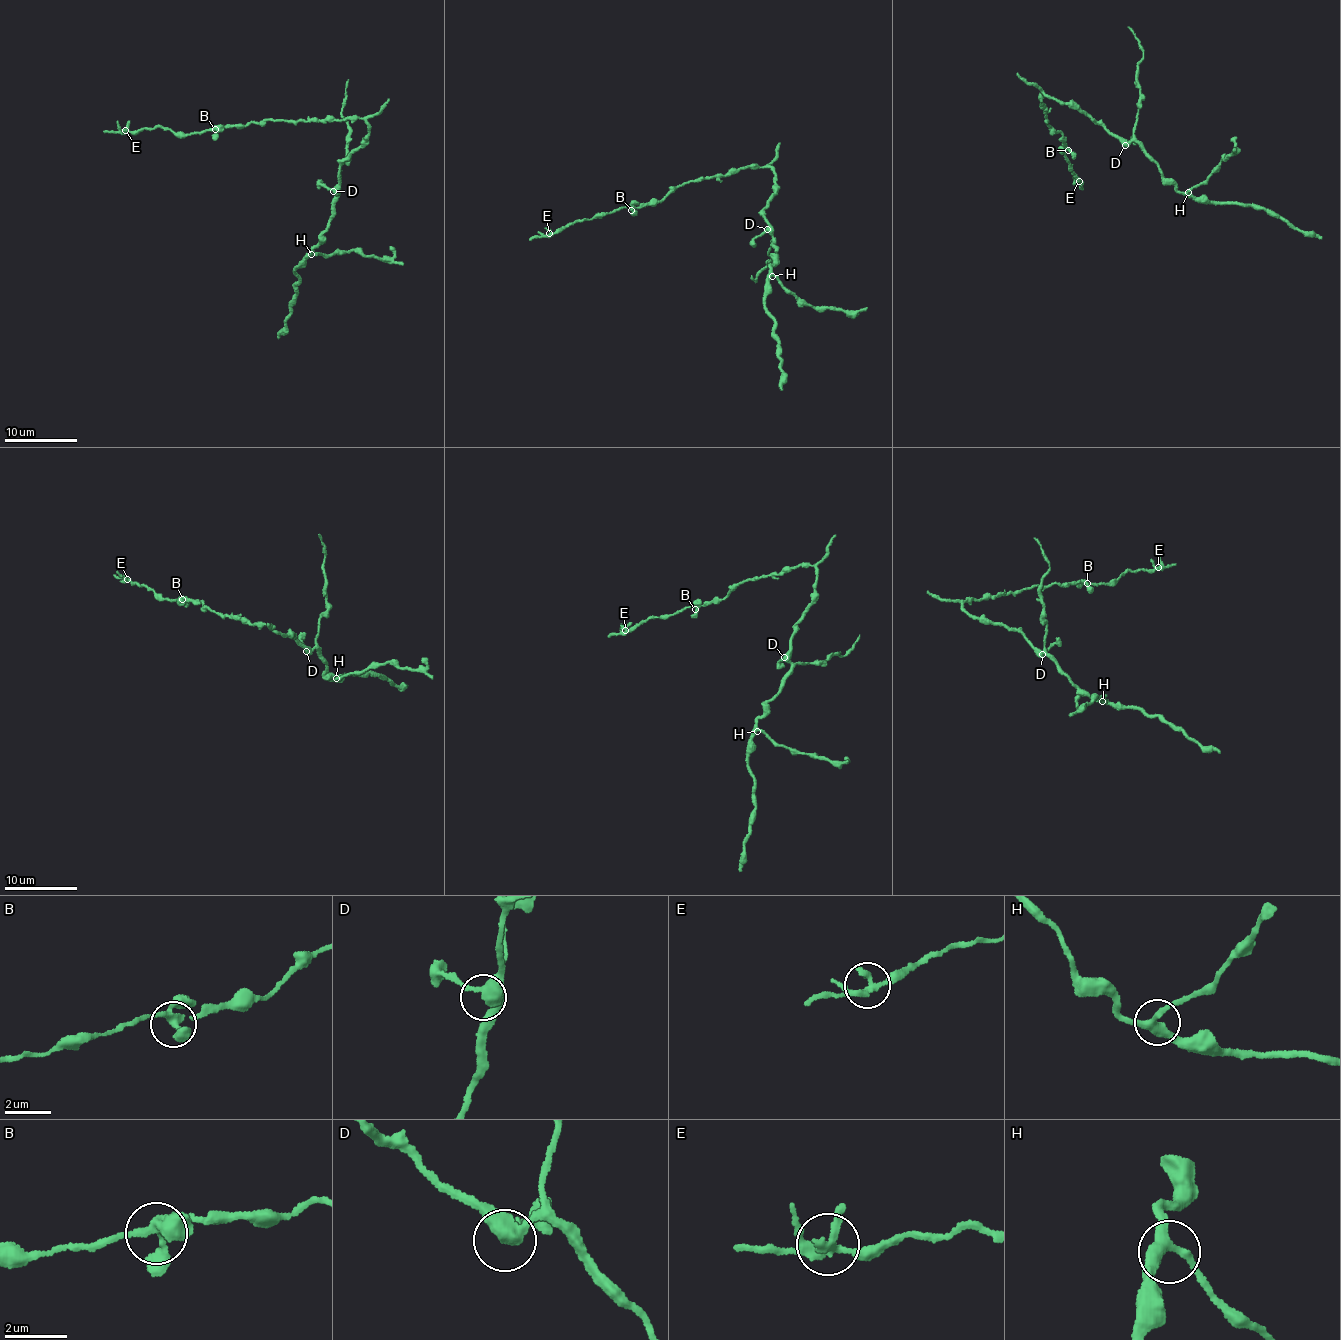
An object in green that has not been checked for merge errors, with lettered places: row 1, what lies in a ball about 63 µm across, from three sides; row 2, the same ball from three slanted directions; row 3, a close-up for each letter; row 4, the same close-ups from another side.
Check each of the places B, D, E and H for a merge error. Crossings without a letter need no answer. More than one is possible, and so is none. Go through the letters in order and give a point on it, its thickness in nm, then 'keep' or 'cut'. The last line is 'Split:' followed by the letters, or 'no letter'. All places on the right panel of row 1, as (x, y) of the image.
B: place (1068, 150); calibre 280 nm; keep
D: place (1125, 145); calibre 360 nm; keep
E: place (1079, 181); calibre 240 nm; keep
H: place (1188, 192); calibre 320 nm; keep
Split: no letter

